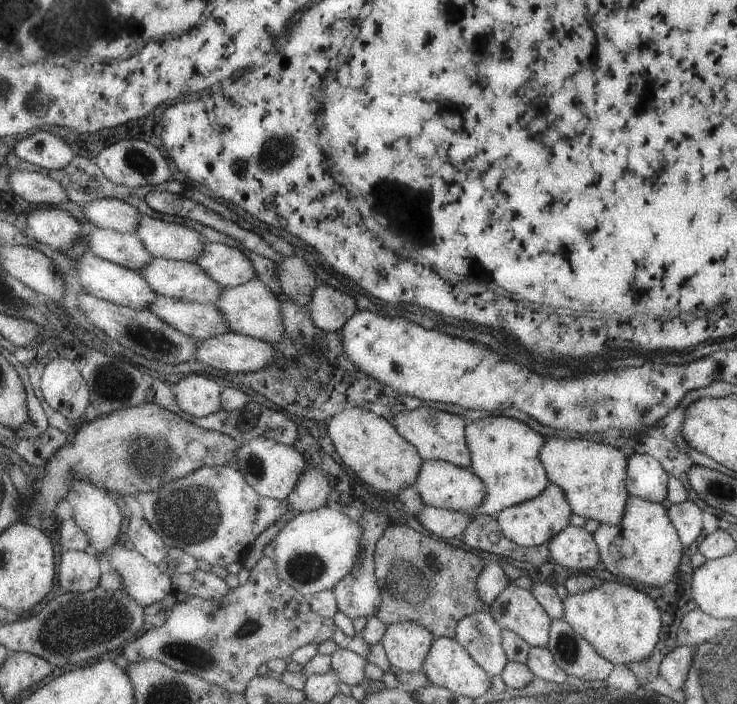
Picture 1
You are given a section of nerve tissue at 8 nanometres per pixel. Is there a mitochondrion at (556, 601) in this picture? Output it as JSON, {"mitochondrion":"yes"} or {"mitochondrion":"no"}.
{"mitochondrion":"no"}

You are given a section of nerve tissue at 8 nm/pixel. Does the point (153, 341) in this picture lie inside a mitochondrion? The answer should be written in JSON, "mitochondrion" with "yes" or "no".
{"mitochondrion":"yes"}

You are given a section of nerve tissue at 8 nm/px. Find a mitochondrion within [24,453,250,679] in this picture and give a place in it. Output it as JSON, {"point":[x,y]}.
{"point":[82,627]}

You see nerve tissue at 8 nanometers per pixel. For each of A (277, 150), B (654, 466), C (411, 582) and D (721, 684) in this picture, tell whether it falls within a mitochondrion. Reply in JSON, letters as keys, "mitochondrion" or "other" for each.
{"A":"mitochondrion","B":"other","C":"mitochondrion","D":"mitochondrion"}

